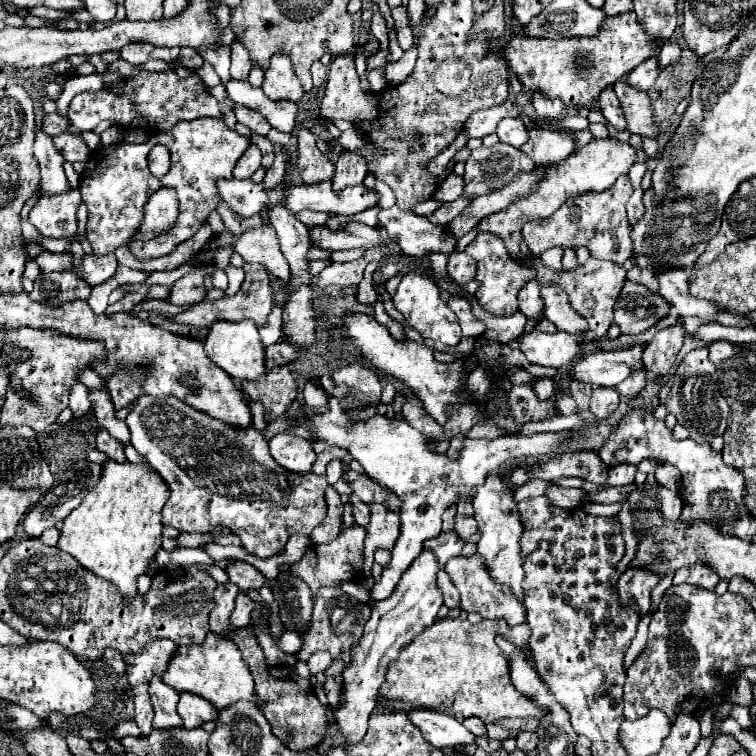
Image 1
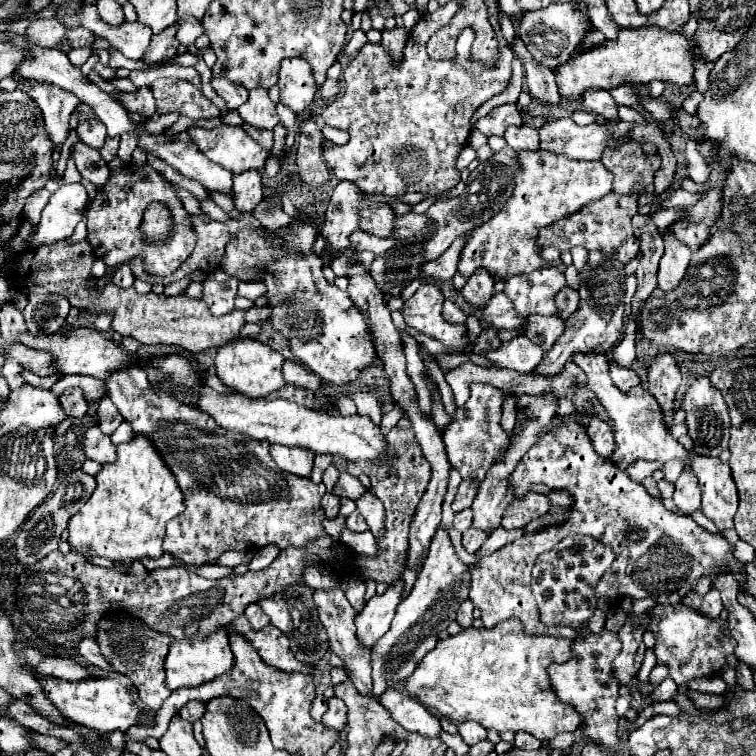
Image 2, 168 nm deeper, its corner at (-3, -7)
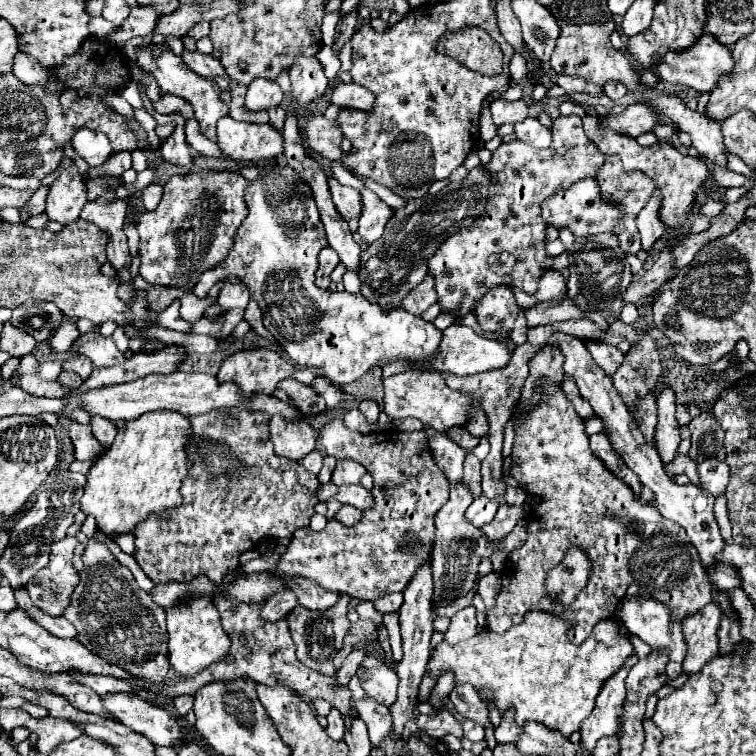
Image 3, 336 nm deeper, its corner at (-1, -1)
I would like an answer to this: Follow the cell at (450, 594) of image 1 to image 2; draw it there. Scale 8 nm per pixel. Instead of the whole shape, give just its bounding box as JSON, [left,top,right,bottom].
[456,600,474,628]

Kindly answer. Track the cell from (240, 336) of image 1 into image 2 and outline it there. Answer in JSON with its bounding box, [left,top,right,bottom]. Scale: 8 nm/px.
[214,338,286,398]

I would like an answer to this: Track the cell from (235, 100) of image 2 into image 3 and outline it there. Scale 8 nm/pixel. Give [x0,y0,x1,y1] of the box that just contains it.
[182,50,230,90]

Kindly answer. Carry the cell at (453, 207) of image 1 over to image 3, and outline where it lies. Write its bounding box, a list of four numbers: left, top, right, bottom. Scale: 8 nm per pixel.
[358,188,392,244]

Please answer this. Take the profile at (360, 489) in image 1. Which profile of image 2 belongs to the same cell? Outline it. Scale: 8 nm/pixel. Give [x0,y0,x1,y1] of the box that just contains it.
[332,472,366,500]

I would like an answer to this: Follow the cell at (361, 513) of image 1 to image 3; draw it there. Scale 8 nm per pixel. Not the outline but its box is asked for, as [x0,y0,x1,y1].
[336,506,362,526]

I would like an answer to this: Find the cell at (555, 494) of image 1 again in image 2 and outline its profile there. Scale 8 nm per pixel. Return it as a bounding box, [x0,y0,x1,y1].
[502,492,552,530]

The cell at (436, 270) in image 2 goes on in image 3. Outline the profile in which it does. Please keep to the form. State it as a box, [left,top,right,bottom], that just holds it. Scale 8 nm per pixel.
[402,276,436,316]

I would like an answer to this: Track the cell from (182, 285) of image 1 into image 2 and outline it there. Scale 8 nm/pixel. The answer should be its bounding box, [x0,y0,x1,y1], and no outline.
[202,270,238,316]

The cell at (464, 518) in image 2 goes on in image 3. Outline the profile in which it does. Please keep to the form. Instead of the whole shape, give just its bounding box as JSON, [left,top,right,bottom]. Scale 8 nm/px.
[466,494,498,526]

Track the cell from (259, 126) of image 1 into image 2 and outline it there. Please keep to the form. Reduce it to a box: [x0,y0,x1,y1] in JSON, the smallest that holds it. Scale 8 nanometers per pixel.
[238,88,278,130]

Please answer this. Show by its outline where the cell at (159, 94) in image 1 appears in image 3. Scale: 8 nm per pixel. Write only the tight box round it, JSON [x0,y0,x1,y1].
[72,130,112,168]

